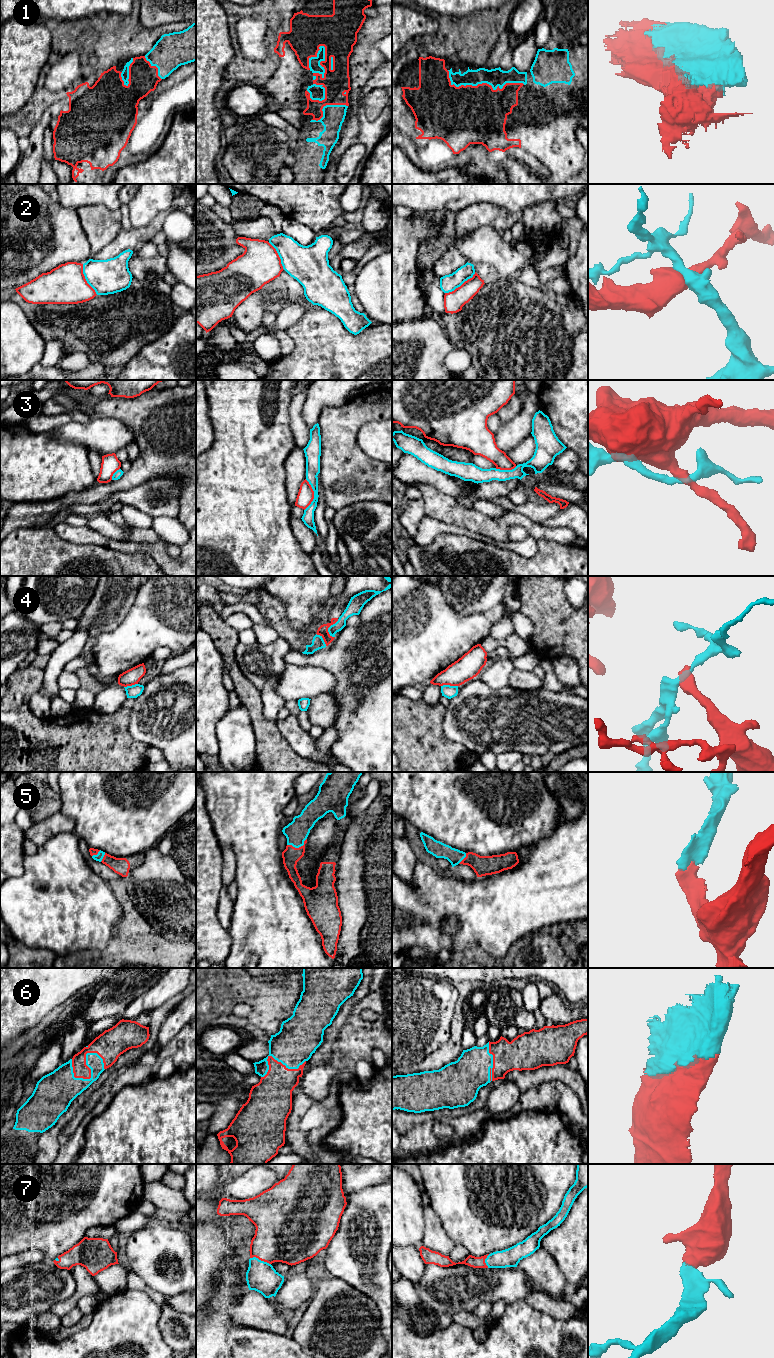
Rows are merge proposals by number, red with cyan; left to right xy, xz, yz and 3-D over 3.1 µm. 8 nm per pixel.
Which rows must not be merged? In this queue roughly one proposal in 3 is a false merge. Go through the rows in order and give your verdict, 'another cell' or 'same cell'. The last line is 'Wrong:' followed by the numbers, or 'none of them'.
1: same cell
2: another cell
3: another cell
4: another cell
5: same cell
6: same cell
7: same cell
Wrong: 2, 3, 4

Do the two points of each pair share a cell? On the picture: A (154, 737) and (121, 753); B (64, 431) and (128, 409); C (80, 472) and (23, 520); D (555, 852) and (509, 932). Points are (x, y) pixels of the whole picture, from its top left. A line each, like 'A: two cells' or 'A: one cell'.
A: two cells
B: two cells
C: two cells
D: one cell

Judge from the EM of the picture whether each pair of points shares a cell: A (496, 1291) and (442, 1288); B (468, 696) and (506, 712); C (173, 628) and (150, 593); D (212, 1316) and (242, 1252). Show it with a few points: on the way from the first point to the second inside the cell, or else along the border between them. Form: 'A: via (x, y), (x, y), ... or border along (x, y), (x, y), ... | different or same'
A: via (483, 1288), (455, 1288) | same
B: via (477, 705), (482, 710), (497, 712) | same
C: via (173, 619), (173, 616), (159, 602) | same
D: via (224, 1300), (226, 1282), (237, 1268) | same

